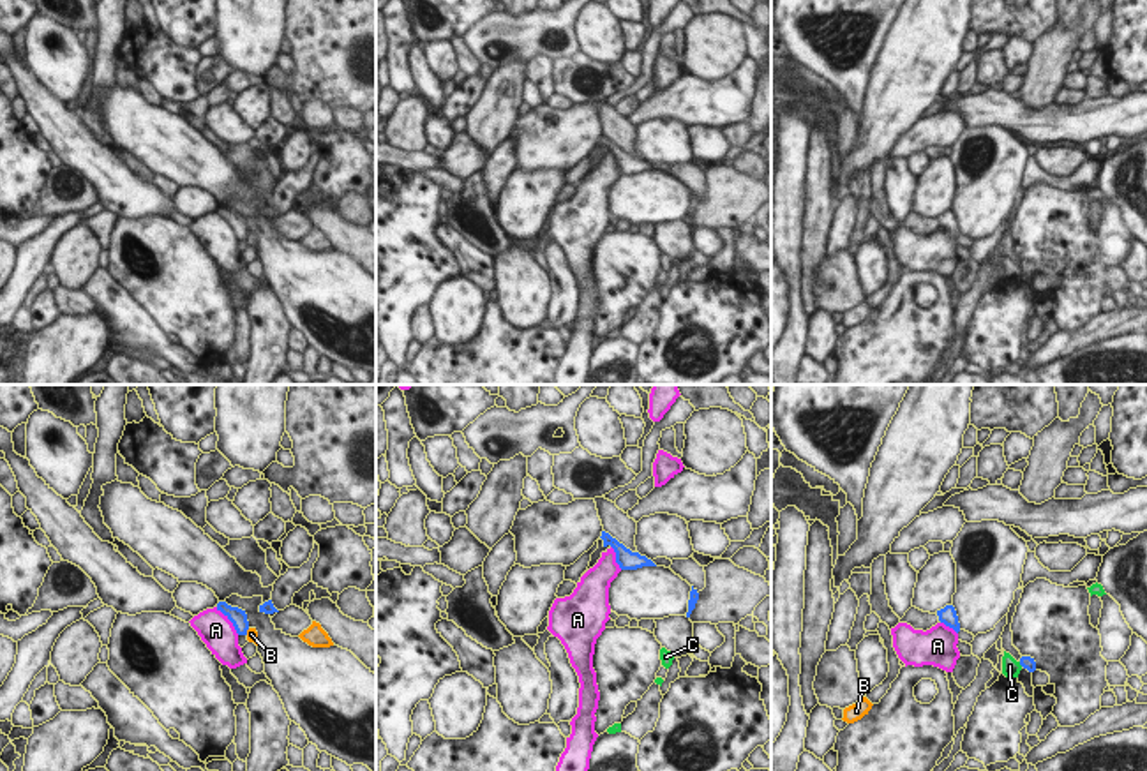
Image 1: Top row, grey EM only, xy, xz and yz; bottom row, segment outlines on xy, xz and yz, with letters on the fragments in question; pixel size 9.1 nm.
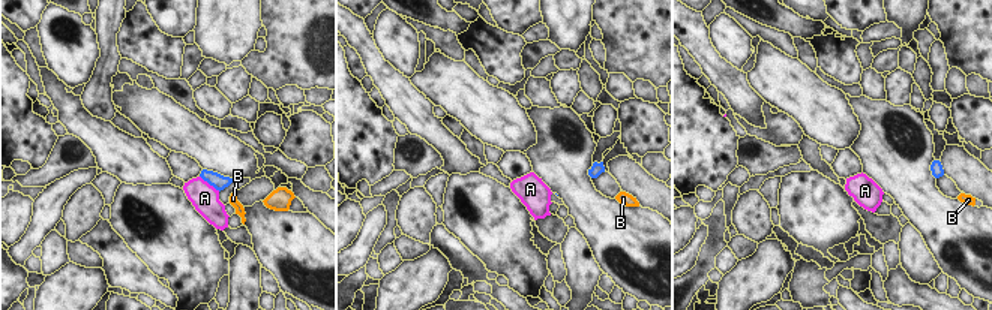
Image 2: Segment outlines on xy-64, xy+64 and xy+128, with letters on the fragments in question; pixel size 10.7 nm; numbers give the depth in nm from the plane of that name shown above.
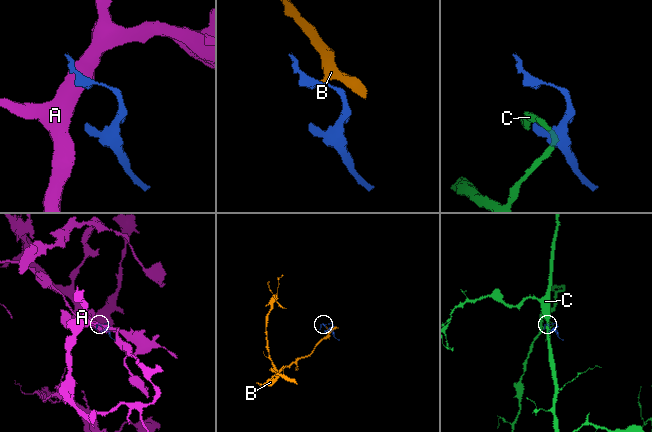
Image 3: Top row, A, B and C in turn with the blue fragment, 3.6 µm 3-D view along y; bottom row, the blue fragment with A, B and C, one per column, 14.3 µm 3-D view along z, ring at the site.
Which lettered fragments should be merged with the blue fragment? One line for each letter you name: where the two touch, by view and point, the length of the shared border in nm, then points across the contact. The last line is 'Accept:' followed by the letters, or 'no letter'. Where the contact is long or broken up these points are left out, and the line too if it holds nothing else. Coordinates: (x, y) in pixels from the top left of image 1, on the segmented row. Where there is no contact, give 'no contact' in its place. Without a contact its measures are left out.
Accept: no letter

